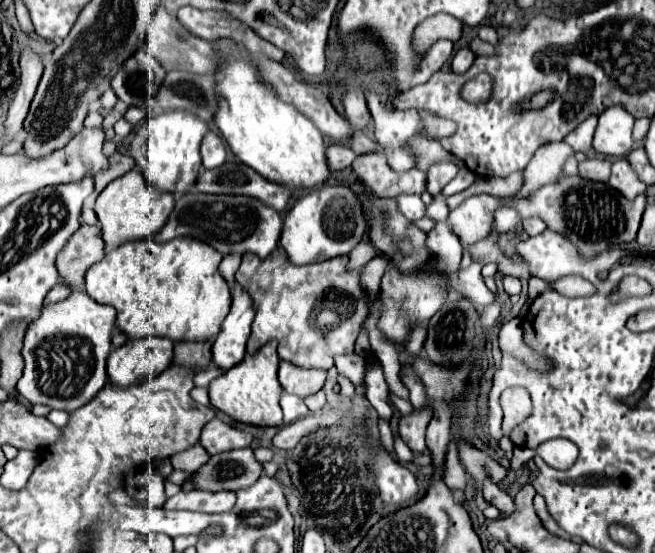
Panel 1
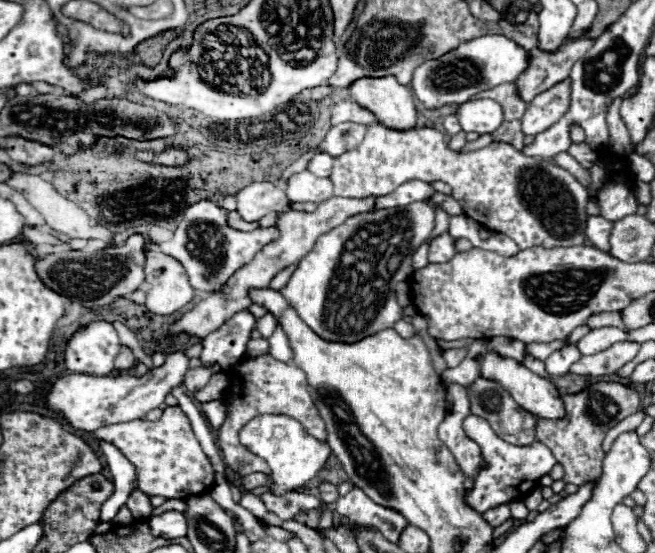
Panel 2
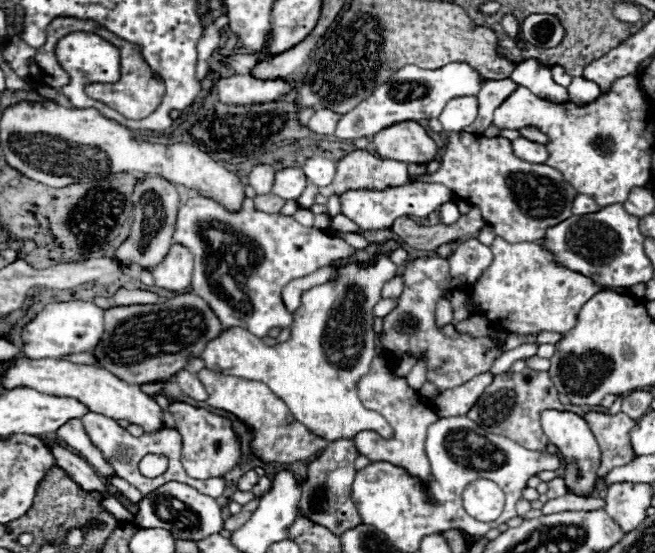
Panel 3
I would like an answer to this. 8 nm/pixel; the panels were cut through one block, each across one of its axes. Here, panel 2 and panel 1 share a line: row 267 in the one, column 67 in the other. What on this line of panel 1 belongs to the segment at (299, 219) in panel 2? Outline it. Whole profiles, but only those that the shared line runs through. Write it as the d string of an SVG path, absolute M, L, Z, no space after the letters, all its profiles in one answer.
M82 224L80 232L76 232L72 240L68 240L56 260L62 284L68 286L72 292L80 290L86 270L100 258L104 258L104 240L100 228Z

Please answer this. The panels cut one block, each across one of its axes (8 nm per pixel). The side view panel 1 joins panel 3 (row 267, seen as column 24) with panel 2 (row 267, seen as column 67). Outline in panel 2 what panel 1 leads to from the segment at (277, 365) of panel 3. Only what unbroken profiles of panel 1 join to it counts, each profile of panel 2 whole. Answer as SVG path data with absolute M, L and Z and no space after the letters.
M410 204L408 208L386 208L384 212L364 212L352 216L344 224L320 236L316 246L300 260L290 282L282 290L288 306L324 340L354 344L380 330L392 328L402 318L402 308L396 302L396 284L412 274L412 254L434 230L434 210L428 204Z

